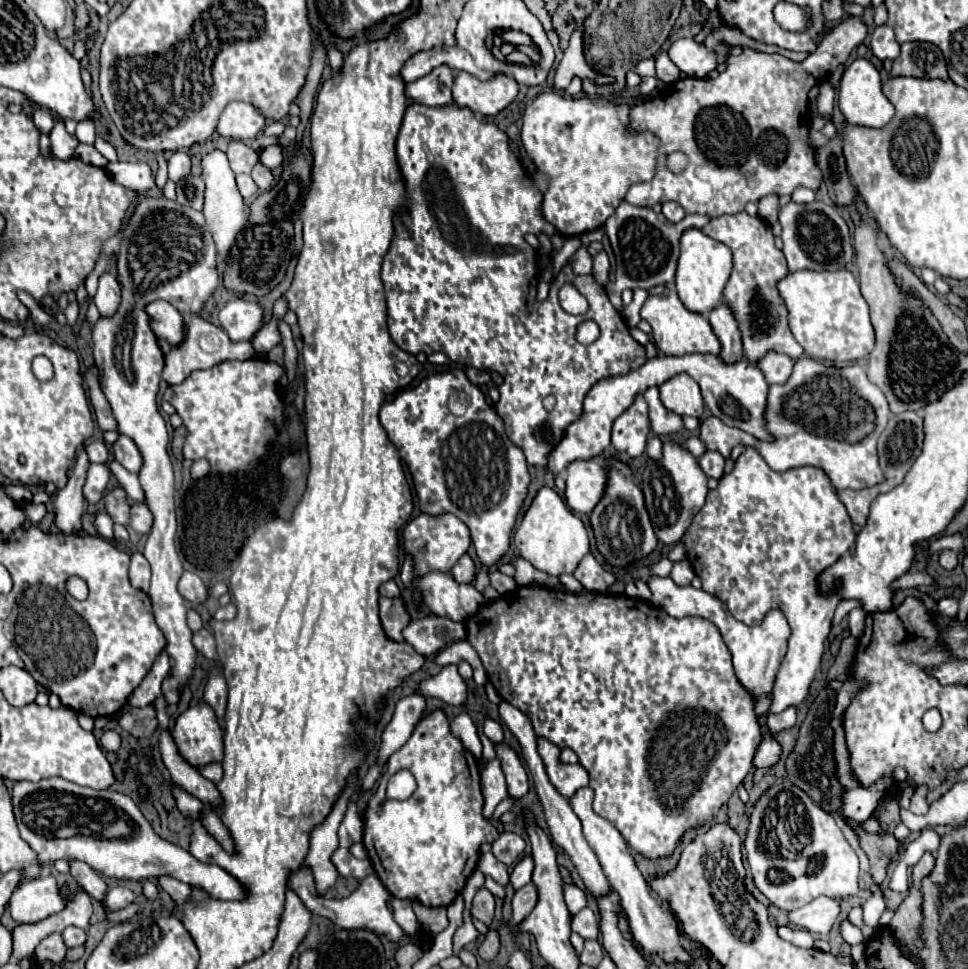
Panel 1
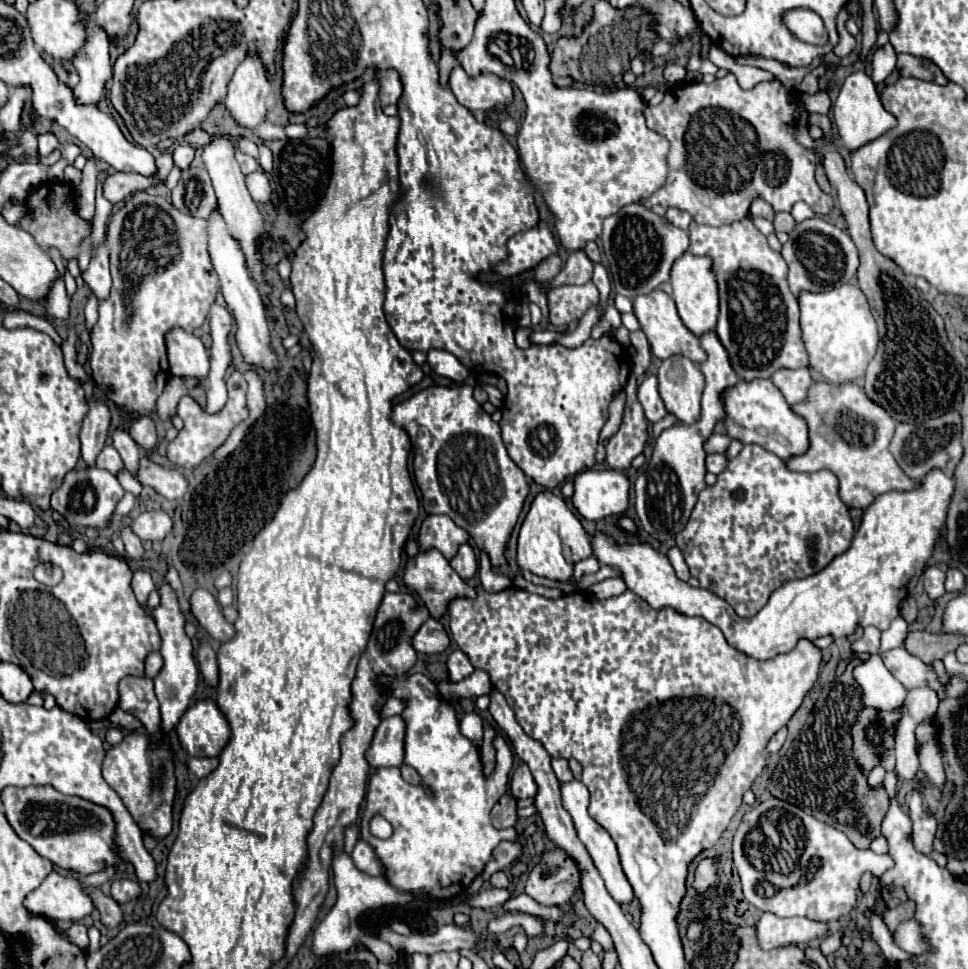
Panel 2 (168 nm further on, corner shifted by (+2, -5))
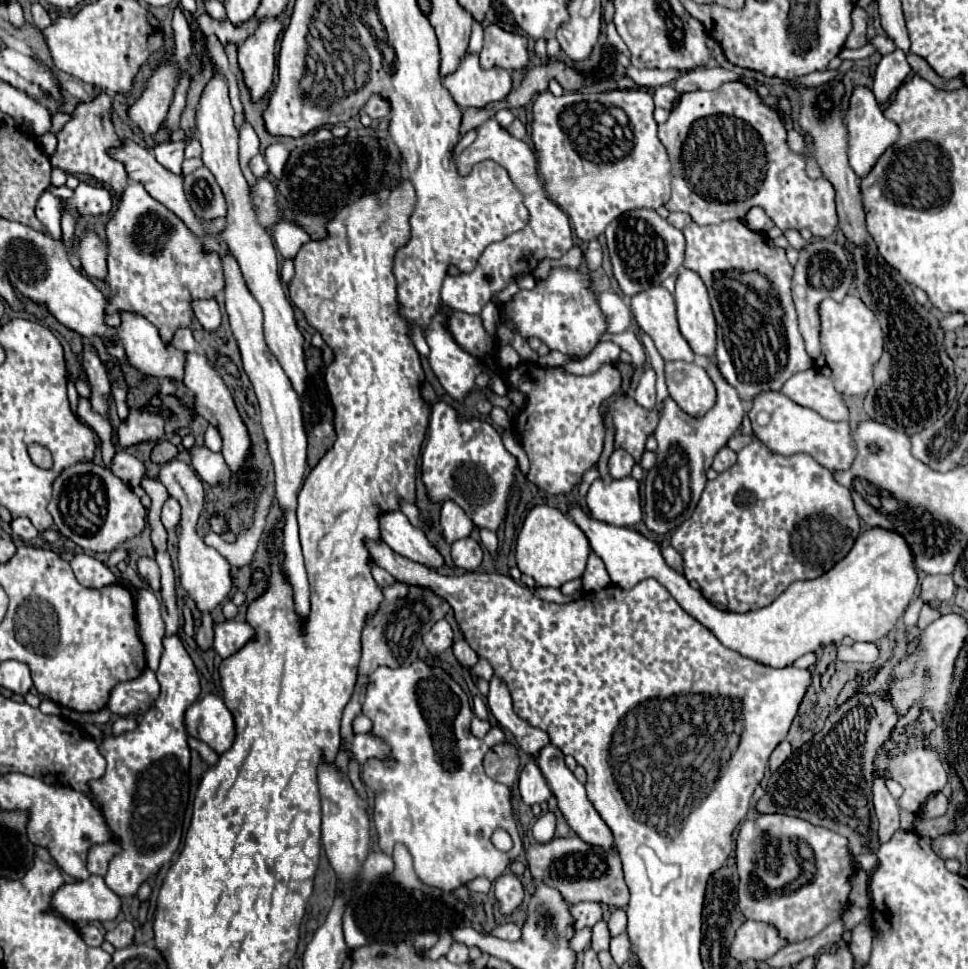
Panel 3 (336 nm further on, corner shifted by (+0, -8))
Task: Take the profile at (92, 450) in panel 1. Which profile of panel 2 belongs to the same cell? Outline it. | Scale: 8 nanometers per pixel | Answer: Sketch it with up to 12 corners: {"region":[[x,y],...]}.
{"region":[[103,447],[97,467],[119,475],[123,465],[117,449]]}

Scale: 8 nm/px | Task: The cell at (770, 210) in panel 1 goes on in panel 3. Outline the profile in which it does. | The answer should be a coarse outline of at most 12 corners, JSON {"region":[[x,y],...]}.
{"region":[[759,206],[747,212],[745,222],[755,232],[773,228],[773,220]]}

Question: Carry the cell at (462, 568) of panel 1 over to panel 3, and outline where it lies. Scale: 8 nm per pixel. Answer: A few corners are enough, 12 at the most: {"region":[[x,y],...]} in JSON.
{"region":[[463,538],[451,544],[457,568],[473,572],[483,560],[477,540]]}

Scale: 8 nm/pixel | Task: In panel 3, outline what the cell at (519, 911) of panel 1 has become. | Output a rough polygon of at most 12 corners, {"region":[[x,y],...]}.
{"region":[[553,838],[527,848],[535,884],[567,904],[625,908],[617,852]]}

